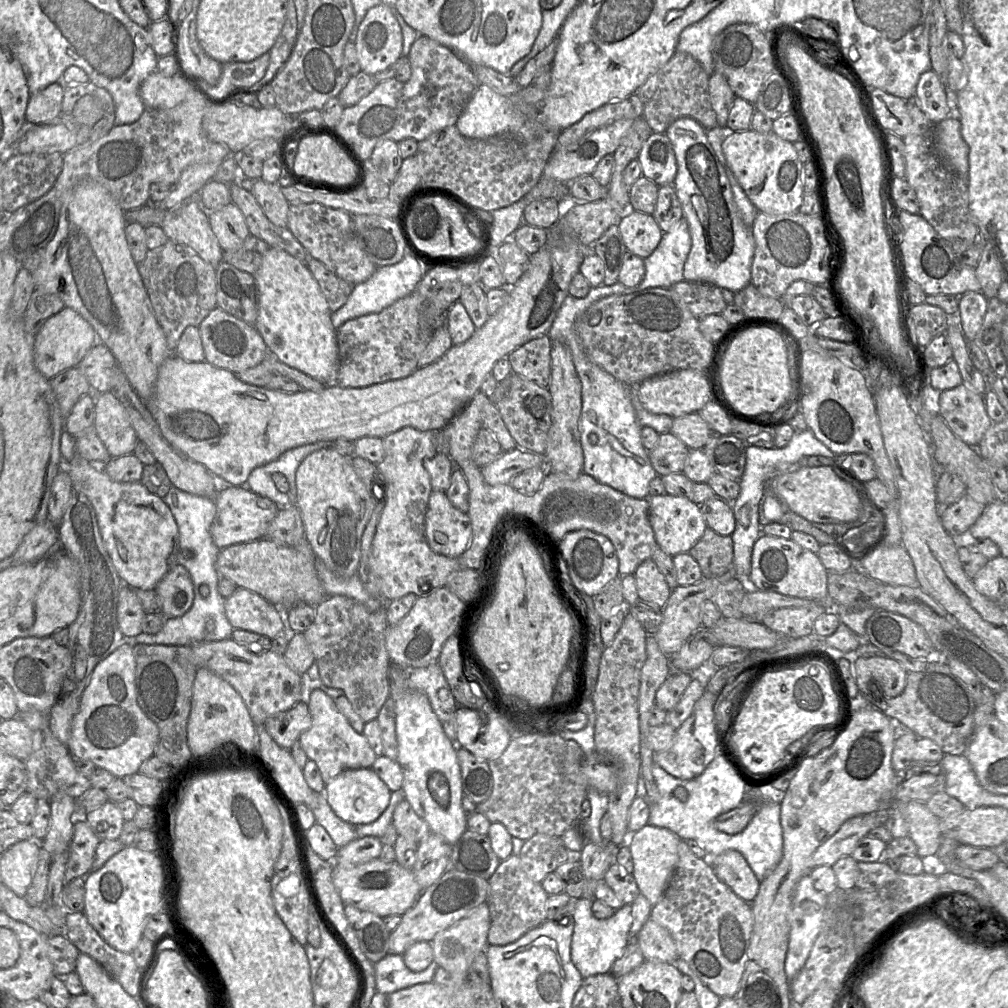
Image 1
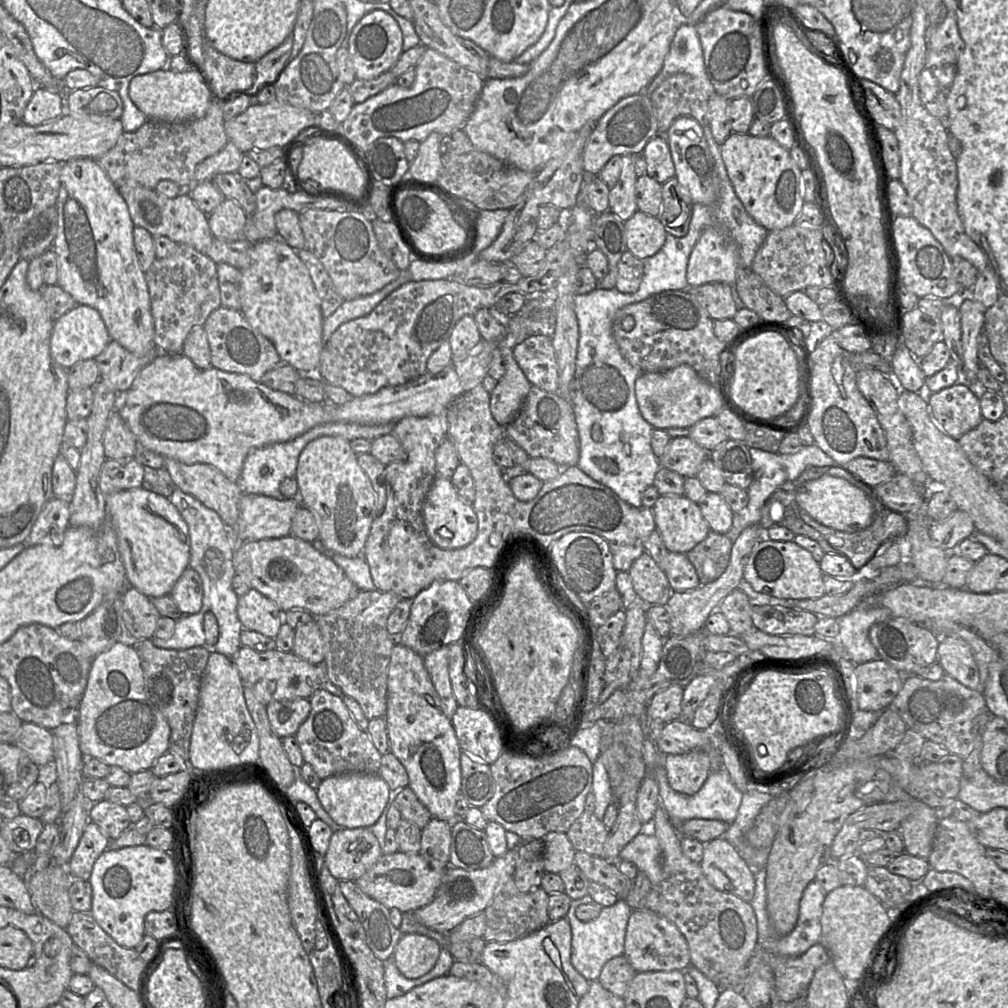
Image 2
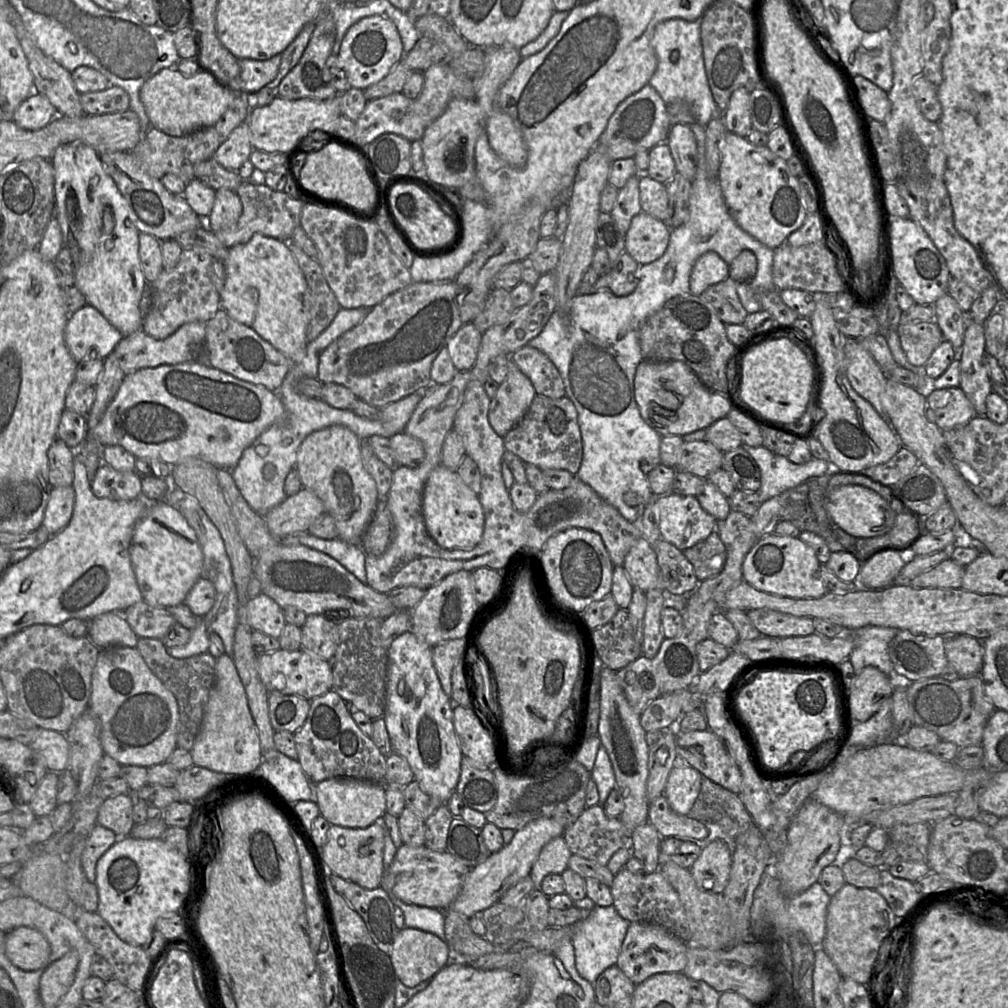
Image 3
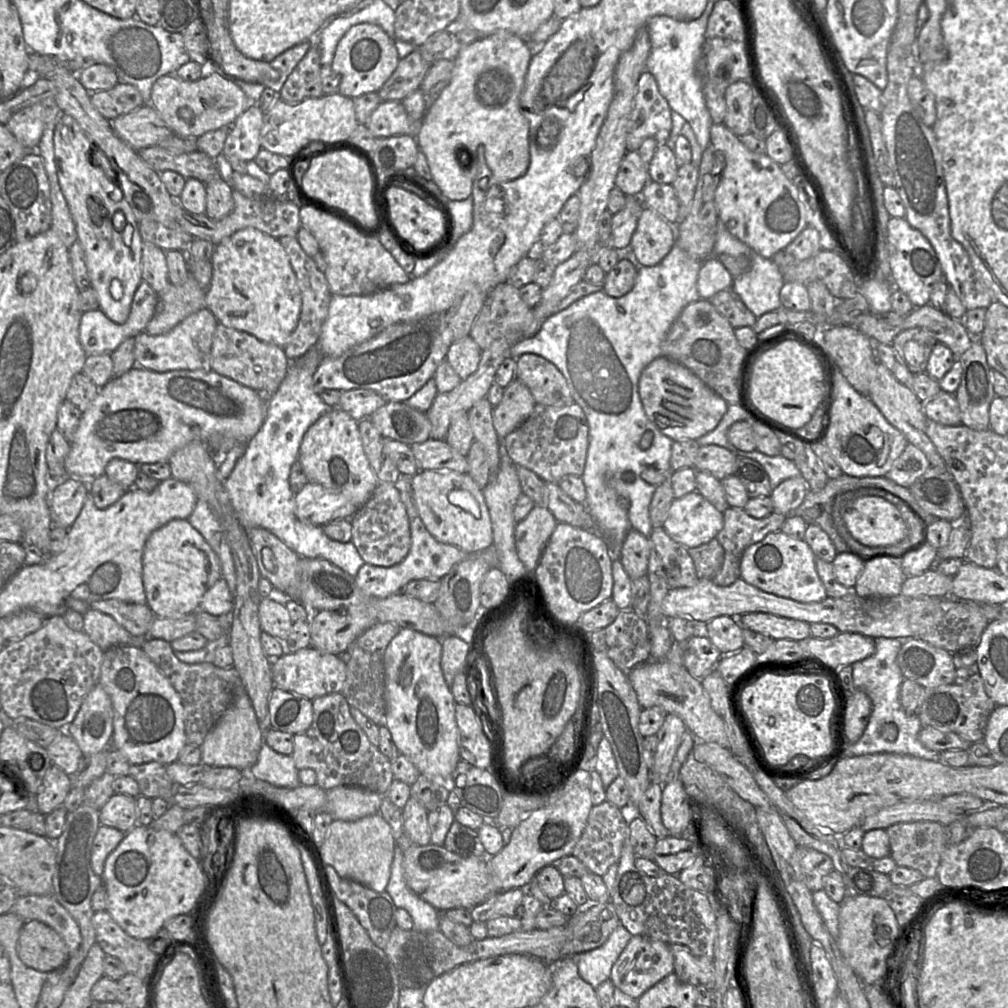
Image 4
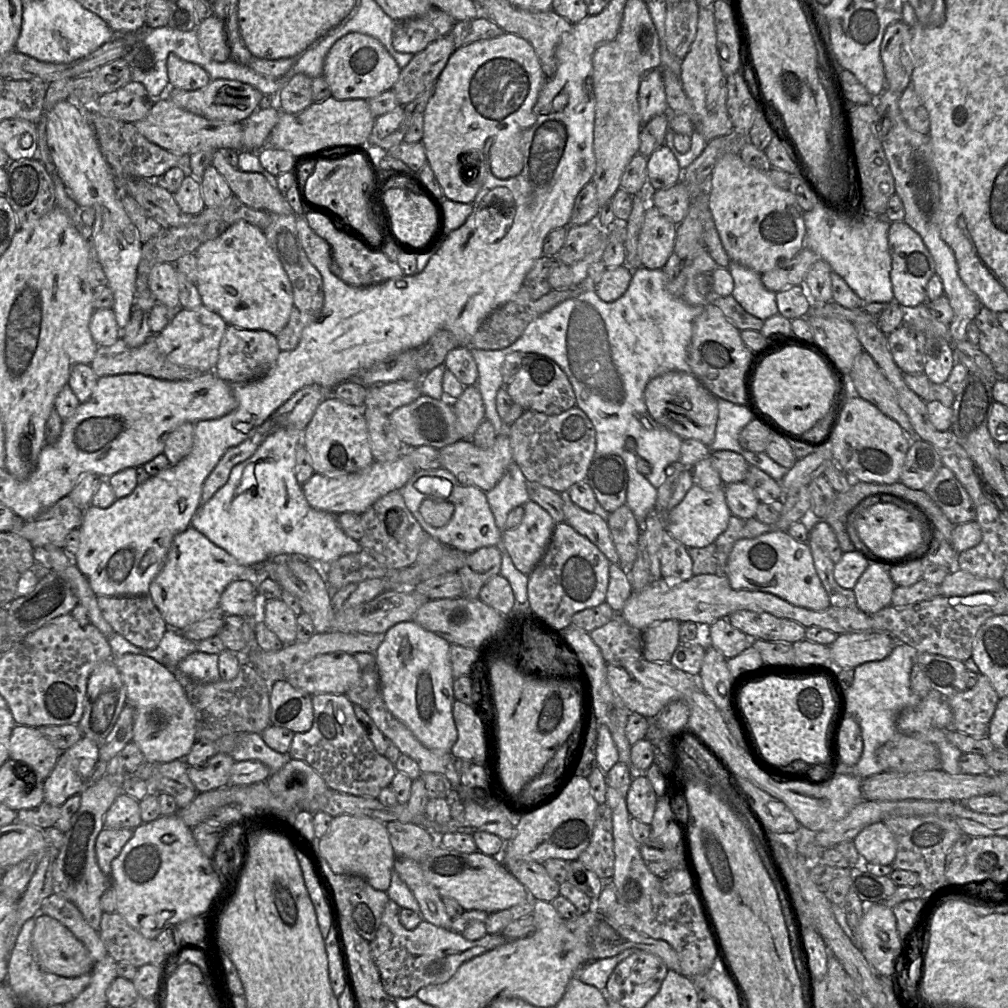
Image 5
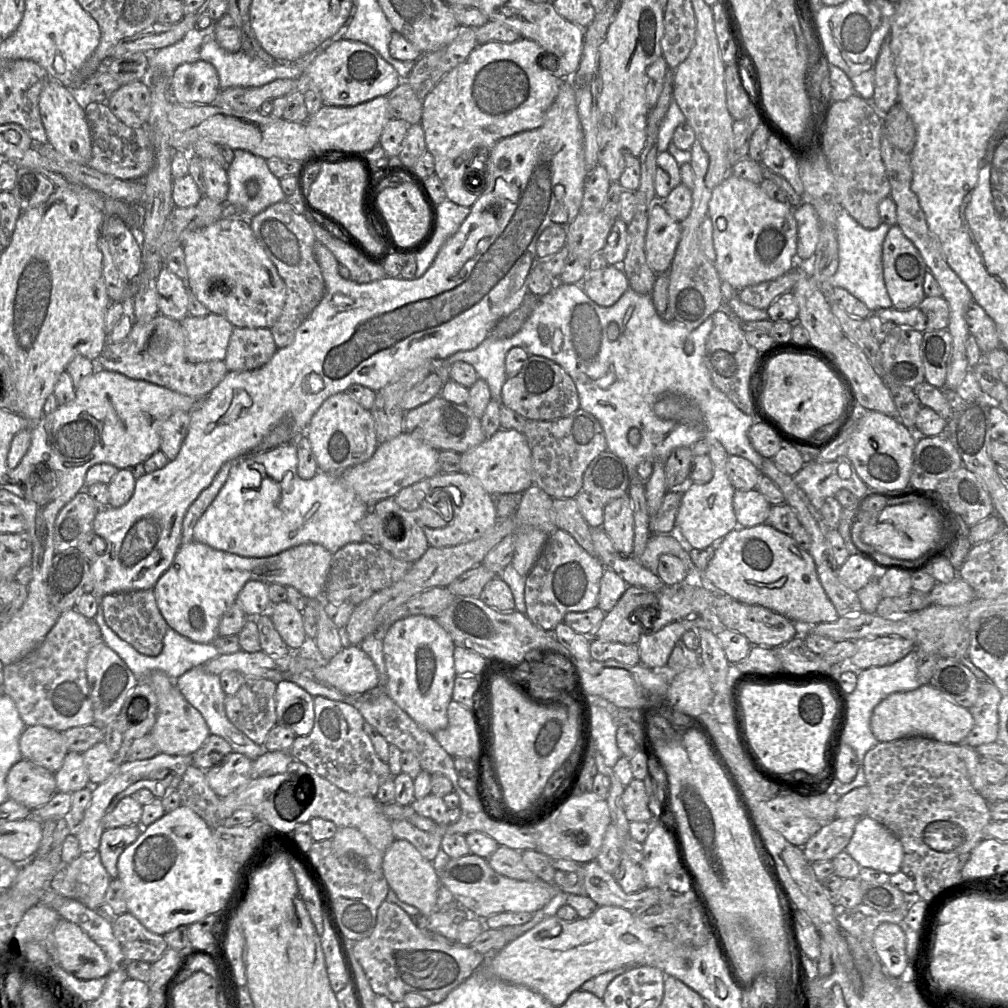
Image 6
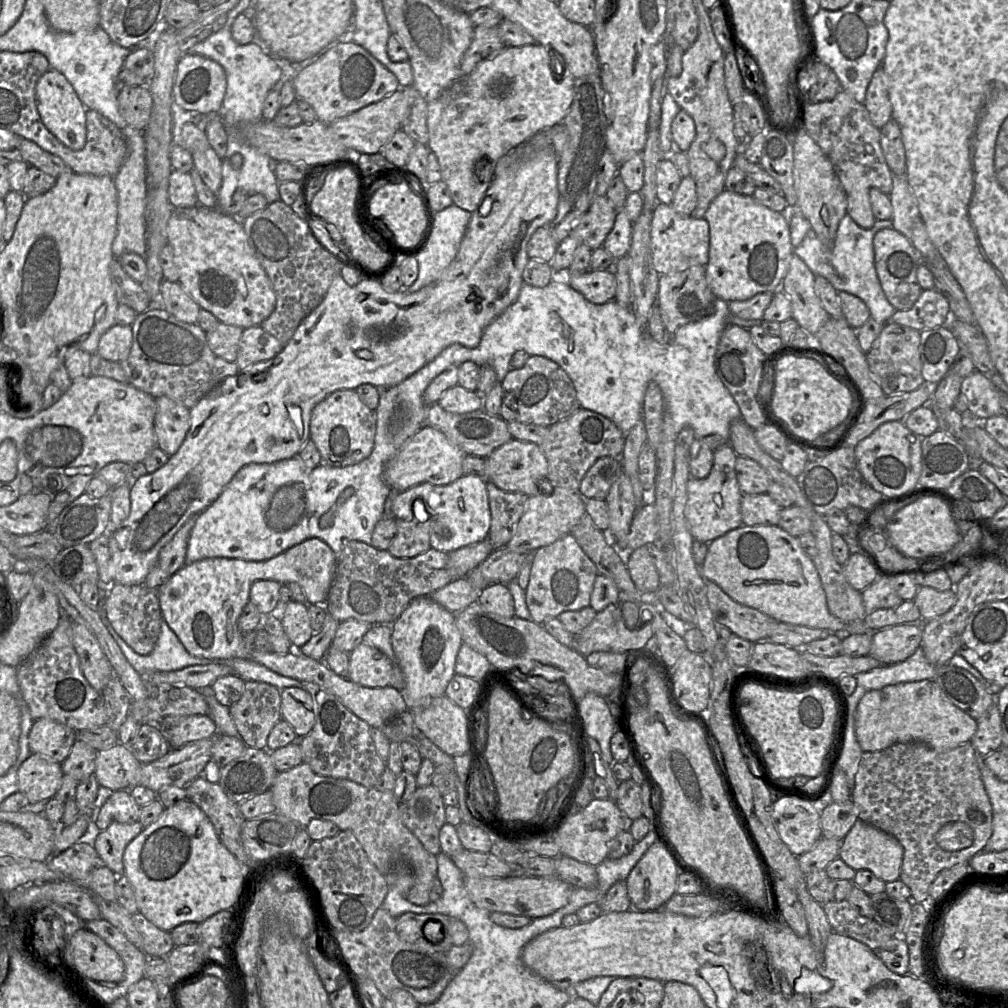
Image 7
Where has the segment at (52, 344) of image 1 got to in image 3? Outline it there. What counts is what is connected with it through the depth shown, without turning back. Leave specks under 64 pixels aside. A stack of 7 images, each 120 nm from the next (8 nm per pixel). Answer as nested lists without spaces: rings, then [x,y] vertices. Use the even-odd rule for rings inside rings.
[[[89,304],[69,315],[64,330],[65,344],[77,363],[87,357],[105,359],[123,337],[120,331]]]

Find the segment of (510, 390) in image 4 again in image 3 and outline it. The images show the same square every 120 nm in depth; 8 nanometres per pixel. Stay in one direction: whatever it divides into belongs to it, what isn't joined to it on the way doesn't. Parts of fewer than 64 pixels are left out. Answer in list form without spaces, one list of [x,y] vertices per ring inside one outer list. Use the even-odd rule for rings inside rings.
[[[507,356],[508,372],[491,399],[488,420],[493,430],[504,437],[528,411],[535,395],[531,381]]]

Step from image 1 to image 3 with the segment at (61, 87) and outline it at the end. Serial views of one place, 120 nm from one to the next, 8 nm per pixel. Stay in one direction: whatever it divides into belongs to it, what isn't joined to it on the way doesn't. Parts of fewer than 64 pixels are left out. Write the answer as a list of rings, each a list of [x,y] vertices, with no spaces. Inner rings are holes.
[[[36,91],[22,101],[14,111],[12,120],[24,130],[39,130],[58,115],[49,99]]]

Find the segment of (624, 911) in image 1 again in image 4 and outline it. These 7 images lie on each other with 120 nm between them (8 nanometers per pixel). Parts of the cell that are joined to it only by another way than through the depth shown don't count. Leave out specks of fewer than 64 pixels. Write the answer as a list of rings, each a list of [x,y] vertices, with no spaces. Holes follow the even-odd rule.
[[[620,923],[602,945],[572,955],[579,976],[589,983],[593,989],[596,989],[601,982],[609,979],[614,962],[631,937],[630,932]]]

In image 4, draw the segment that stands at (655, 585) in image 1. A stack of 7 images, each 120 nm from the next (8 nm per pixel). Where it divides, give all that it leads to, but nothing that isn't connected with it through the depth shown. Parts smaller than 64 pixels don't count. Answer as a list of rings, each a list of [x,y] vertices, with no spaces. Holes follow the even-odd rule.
[[[631,529],[624,539],[619,558],[615,559],[620,560],[628,576],[634,580],[647,575],[651,549],[649,538]]]

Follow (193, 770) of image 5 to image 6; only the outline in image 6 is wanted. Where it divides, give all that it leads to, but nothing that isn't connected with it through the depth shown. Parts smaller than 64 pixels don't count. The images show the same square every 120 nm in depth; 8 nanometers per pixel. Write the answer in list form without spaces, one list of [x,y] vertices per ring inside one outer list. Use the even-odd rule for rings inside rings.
[[[230,753],[220,764],[205,770],[209,786],[219,797],[228,796],[252,779],[252,763],[241,753]]]

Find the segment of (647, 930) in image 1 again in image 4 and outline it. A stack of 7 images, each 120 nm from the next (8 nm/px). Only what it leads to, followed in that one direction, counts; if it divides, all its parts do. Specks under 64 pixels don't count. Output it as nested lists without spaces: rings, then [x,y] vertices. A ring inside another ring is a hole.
[[[633,935],[614,962],[609,979],[622,992],[637,1000],[645,991],[672,972],[674,959],[669,944],[644,935]]]

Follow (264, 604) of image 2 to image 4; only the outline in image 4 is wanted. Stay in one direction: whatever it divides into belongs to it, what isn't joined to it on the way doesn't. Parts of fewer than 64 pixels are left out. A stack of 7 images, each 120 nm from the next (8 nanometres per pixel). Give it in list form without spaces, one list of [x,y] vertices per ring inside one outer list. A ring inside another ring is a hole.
[[[272,590],[268,597],[261,599],[258,616],[261,631],[267,632],[278,640],[285,640],[291,632],[293,622],[284,603],[274,599],[276,591],[279,590]]]

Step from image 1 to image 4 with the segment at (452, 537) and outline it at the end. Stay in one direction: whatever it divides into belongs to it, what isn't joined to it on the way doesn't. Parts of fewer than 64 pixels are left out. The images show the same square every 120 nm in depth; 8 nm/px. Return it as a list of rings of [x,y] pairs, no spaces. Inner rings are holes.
[[[450,469],[419,470],[411,477],[411,487],[421,520],[438,541],[467,553],[480,553],[492,545],[492,524],[483,489],[468,473]]]

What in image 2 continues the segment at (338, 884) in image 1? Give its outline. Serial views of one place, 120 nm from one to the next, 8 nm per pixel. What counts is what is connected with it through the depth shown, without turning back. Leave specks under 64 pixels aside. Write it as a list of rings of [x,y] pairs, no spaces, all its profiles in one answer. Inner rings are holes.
[[[420,853],[382,854],[375,865],[358,878],[356,885],[370,898],[386,908],[413,913],[429,904],[441,883],[444,869],[434,868]]]

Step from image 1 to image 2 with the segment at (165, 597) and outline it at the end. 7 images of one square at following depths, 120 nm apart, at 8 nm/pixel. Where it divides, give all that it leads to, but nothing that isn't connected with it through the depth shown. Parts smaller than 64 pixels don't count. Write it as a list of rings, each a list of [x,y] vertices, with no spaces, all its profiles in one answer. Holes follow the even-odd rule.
[[[187,567],[169,594],[183,614],[196,614],[202,607],[203,585],[200,575]]]

